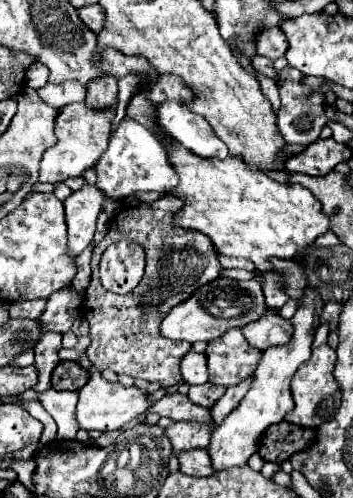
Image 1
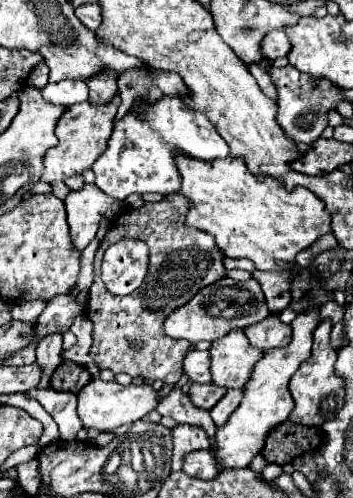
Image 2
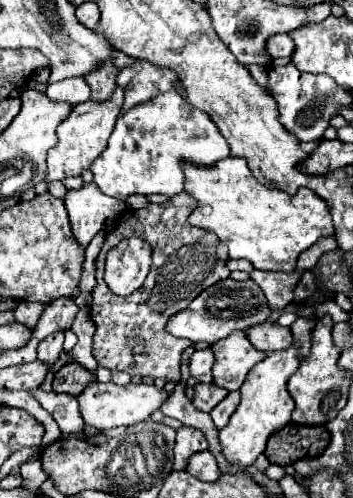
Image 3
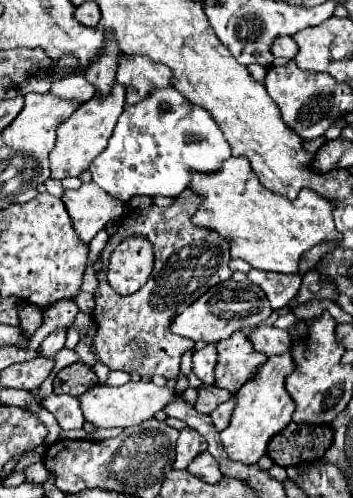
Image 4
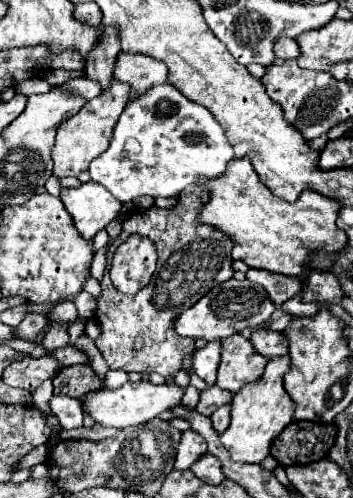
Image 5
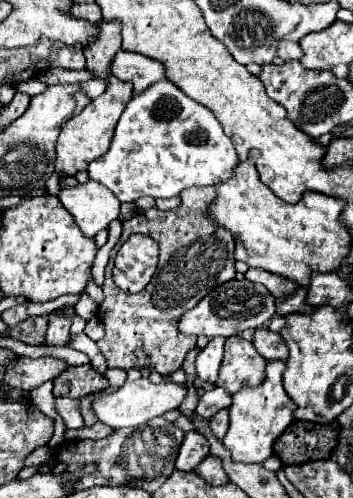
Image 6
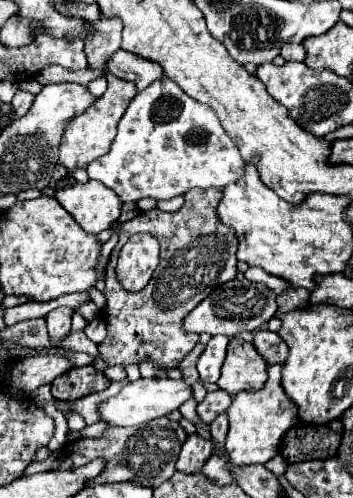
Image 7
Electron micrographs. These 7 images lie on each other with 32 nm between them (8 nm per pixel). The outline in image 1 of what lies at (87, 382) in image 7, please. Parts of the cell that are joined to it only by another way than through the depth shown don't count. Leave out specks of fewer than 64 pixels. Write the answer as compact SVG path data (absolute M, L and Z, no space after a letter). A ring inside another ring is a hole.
M60 362L56 366L56 390L80 390L88 382L88 372L76 362Z

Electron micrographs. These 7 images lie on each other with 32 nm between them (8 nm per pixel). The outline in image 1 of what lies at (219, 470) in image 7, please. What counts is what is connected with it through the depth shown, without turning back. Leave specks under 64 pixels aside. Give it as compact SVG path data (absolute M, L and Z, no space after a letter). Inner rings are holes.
M196 448L192 452L182 452L182 454L176 454L176 456L178 456L180 472L184 472L184 474L190 474L190 476L210 476L210 474L214 474L208 452L200 450L200 448Z

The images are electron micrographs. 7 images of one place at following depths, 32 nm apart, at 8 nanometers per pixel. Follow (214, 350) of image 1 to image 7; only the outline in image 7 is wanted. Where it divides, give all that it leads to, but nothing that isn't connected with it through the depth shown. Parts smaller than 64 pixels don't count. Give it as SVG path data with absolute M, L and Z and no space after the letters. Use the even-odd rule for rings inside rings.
M232 338L228 342L228 352L218 386L232 396L240 390L258 390L268 378L266 368L268 366L264 358L250 342Z

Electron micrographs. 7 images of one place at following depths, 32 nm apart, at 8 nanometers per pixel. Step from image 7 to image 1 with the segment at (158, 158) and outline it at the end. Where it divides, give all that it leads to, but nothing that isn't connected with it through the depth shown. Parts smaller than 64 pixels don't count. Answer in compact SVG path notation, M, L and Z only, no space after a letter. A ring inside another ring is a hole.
M174 100L162 102L156 110L156 122L166 136L180 142L184 148L206 158L226 158L226 144L212 132L212 128L202 122L202 116L190 112L186 104ZM124 118L120 122L118 130L110 138L108 150L102 154L94 168L98 172L98 188L104 190L110 198L126 198L132 192L140 190L154 190L164 194L166 190L178 184L176 172L168 162L166 150L160 146L156 136L130 118Z

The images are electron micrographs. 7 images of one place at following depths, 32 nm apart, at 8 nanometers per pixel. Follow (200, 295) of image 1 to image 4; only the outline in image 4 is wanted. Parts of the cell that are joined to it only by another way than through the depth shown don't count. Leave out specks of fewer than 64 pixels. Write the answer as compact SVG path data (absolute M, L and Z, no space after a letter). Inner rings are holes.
M224 280L216 286L212 286L208 292L204 292L204 296L200 296L196 302L192 302L182 314L178 314L170 324L170 332L190 338L194 342L204 340L208 344L214 344L218 340L228 338L236 330L254 328L254 326L266 322L270 318L270 314L272 314L272 308L260 286L252 284L250 280L246 280L246 282Z

